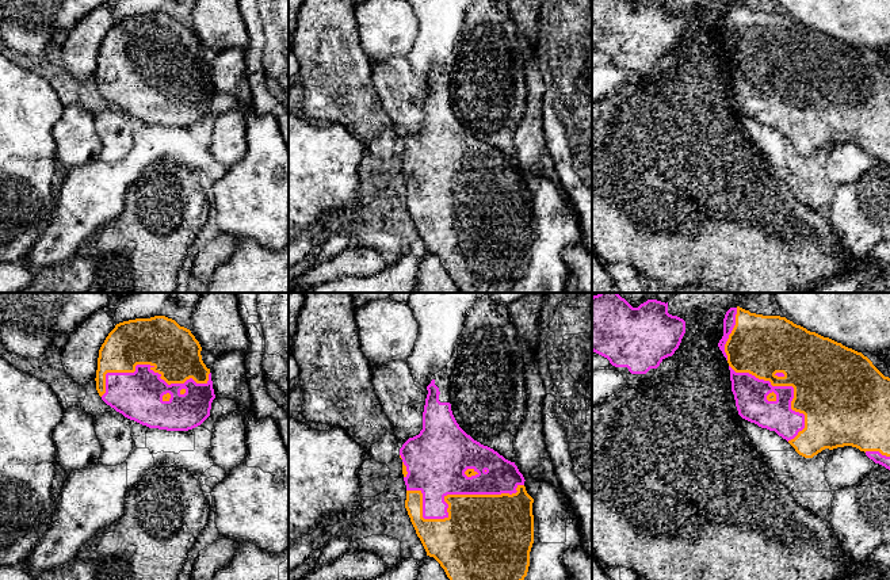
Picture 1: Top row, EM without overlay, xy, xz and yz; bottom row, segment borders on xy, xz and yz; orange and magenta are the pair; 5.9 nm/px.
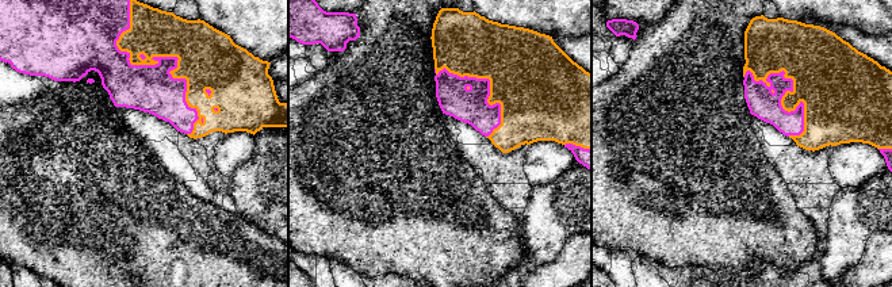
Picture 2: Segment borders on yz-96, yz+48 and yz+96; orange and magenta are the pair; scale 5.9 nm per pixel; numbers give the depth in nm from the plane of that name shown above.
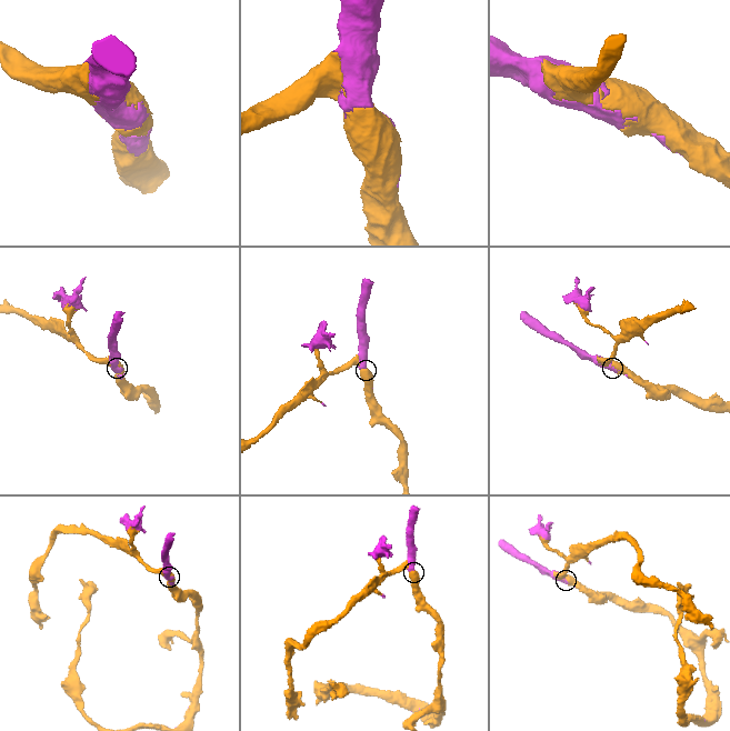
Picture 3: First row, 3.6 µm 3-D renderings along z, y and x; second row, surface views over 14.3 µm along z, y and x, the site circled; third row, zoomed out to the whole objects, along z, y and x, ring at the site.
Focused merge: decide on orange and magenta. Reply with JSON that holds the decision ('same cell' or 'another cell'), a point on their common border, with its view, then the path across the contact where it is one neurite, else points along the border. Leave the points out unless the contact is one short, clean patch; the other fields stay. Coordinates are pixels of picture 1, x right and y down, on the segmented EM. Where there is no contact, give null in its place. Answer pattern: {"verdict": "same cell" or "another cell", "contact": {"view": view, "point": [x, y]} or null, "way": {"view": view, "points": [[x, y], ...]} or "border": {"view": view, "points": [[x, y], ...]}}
{"verdict": "same cell", "contact": {"view": "xz", "point": [444, 498]}}

